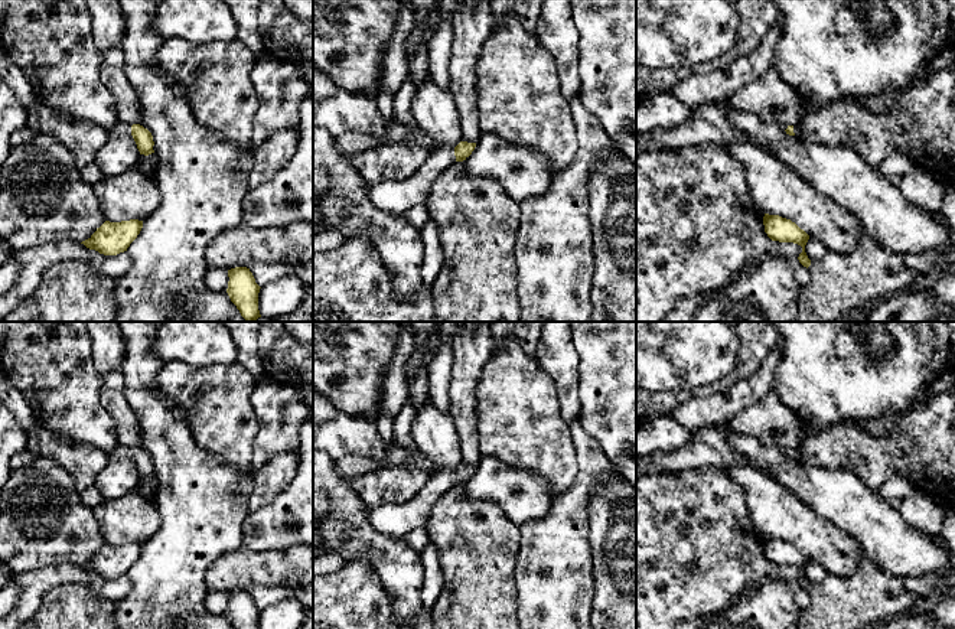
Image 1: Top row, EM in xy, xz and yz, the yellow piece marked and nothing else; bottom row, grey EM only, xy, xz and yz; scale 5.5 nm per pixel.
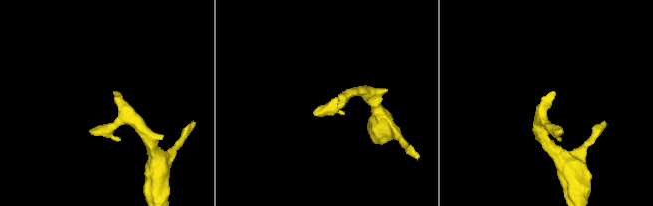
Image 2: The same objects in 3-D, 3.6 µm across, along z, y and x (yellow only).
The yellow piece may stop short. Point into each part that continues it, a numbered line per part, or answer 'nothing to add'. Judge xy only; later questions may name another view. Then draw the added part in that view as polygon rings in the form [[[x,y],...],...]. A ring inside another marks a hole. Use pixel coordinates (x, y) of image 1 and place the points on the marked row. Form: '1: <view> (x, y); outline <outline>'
1: xy (120, 129); outline [[[118,120],[117,124],[108,133],[110,133],[110,136],[131,134],[131,124],[126,124],[126,123]]]

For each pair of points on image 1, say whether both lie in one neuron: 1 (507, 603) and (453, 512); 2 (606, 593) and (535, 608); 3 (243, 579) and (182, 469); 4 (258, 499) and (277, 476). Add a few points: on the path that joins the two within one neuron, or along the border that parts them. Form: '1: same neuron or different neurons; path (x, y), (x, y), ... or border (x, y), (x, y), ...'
1: same neuron; path (483, 580), (478, 544), (471, 535)
2: different neurons; border (592, 561), (593, 602), (590, 613)
3: different neurons; border (241, 544), (224, 553), (204, 576)
4: same neuron; path (263, 494), (271, 482)

